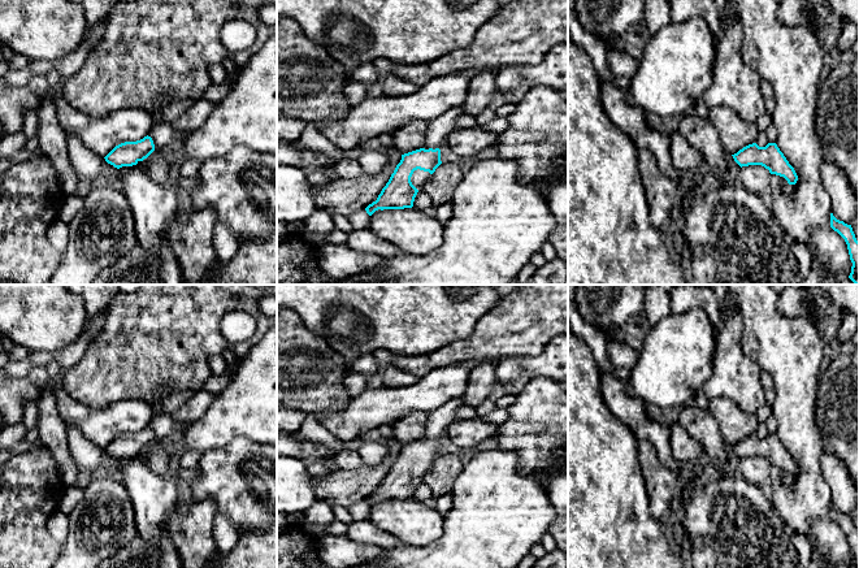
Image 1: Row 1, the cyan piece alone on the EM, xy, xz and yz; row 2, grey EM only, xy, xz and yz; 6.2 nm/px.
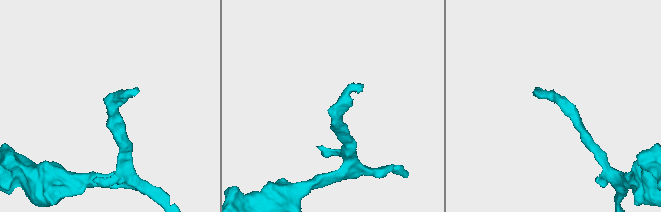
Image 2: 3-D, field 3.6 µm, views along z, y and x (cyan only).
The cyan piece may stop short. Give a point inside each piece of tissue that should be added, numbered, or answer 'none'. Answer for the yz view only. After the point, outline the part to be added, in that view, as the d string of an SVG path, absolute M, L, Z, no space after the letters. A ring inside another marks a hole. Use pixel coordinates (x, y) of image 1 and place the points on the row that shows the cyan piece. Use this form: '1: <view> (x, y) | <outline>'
none

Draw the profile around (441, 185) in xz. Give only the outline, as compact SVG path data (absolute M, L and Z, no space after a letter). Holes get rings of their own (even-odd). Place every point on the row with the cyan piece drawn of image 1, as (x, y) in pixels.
M442 162L422 185L421 191L429 195L431 207L437 209L439 205L451 201L452 194L463 177L464 173L459 165Z

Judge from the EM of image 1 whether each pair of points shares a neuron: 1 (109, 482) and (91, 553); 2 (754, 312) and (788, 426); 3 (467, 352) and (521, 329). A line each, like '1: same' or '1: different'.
1: same
2: same
3: same

